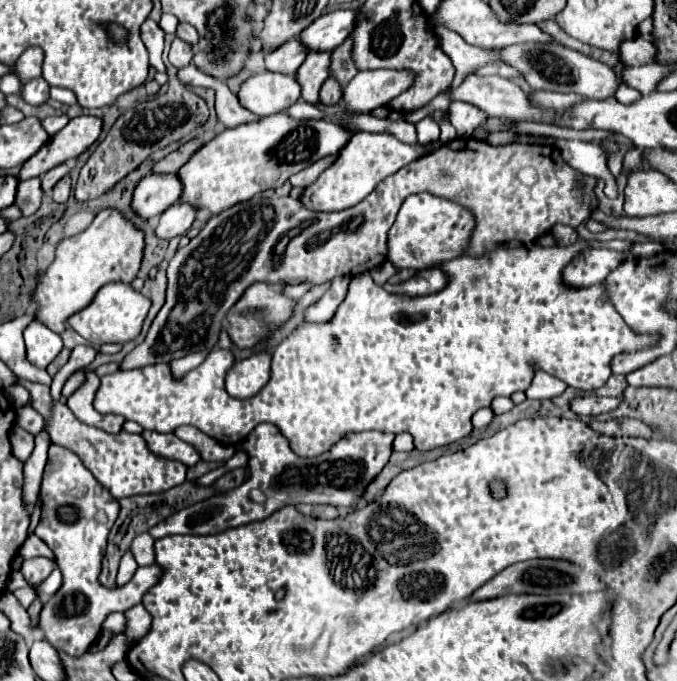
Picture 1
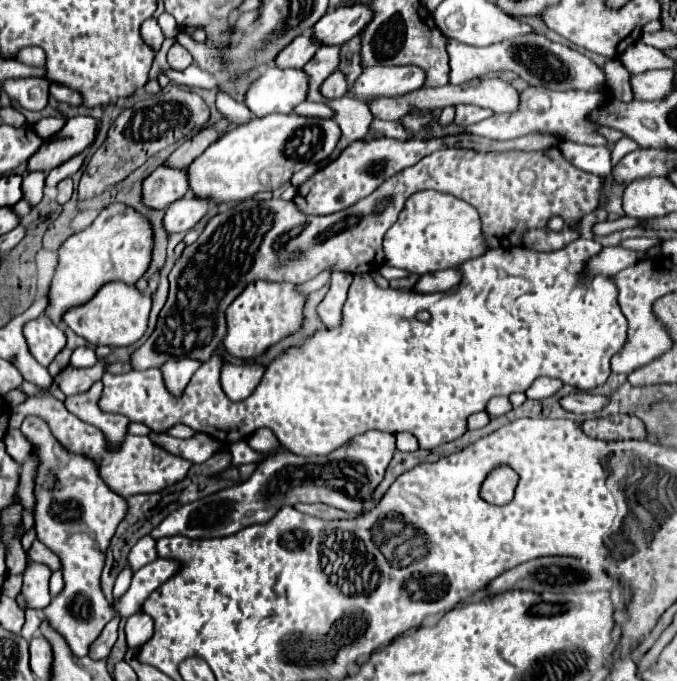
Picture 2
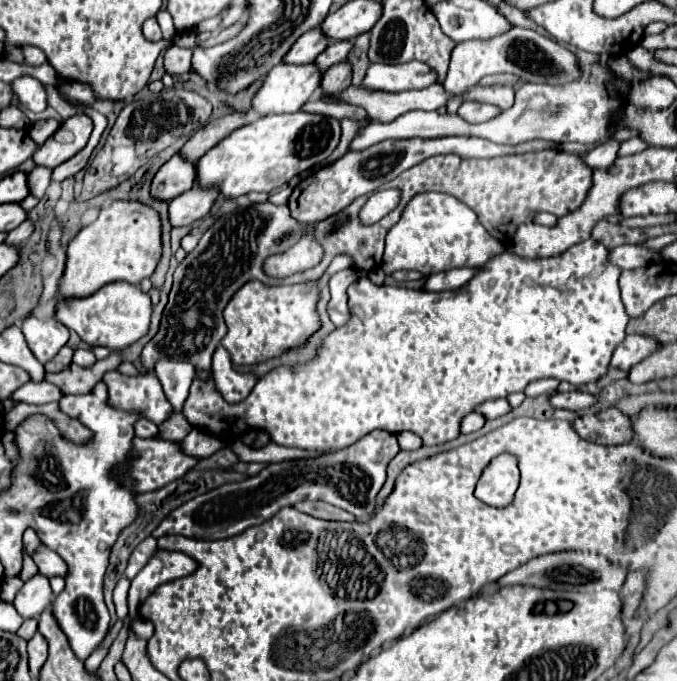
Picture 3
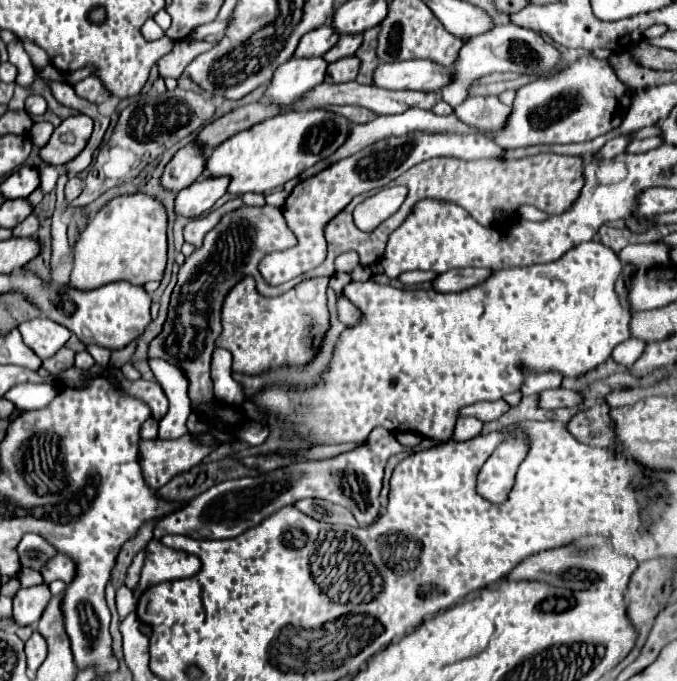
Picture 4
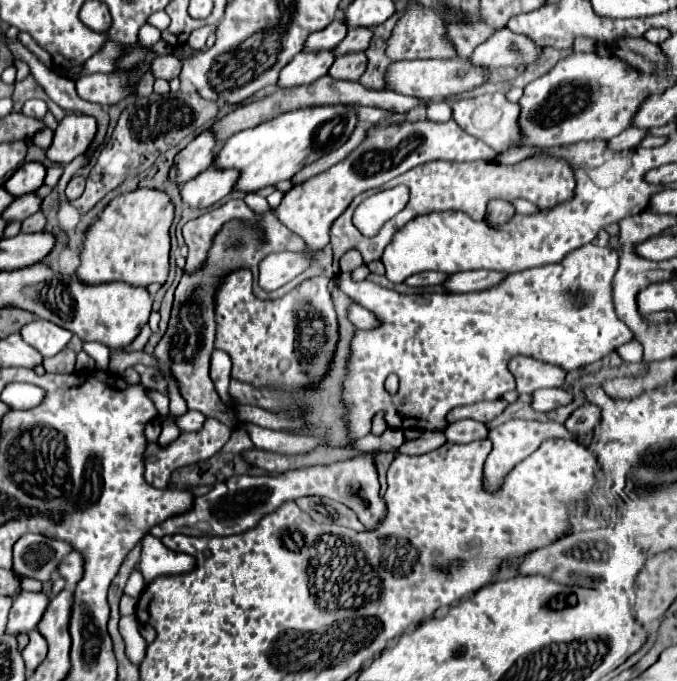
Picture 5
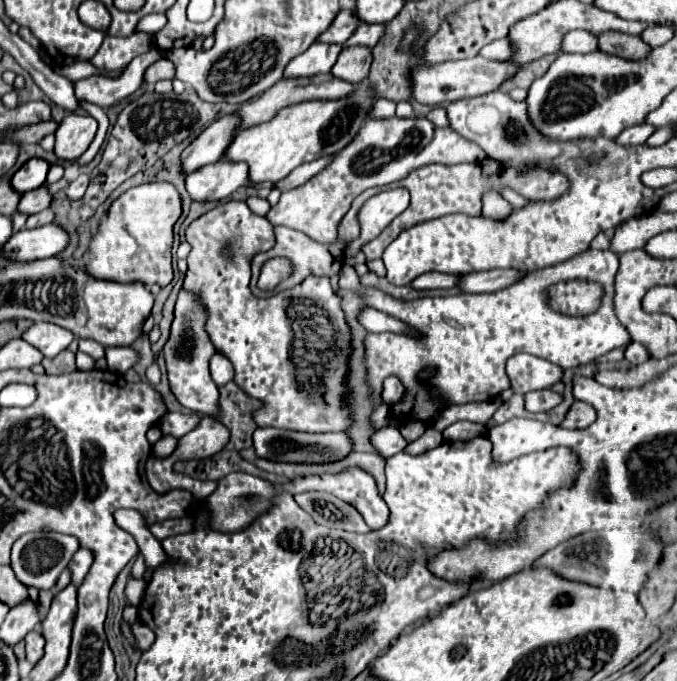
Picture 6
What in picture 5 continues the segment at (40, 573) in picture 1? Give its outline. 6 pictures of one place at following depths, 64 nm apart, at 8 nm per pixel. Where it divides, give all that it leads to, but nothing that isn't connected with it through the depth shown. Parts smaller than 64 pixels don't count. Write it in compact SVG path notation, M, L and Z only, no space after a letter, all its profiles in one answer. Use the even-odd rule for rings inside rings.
M22 592L14 598L12 610L8 614L8 624L6 624L6 634L18 636L18 634L28 634L30 630L36 628L40 622L44 610L48 606L48 598L38 592Z

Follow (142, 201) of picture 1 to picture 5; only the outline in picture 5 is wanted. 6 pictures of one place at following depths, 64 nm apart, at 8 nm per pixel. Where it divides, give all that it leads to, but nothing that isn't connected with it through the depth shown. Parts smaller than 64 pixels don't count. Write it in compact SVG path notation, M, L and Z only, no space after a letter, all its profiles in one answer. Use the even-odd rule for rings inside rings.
M204 130L202 134L198 134L184 150L178 152L170 170L170 180L184 184L184 180L192 180L194 176L198 176L198 172L204 172L214 162L216 146L218 140L214 132Z

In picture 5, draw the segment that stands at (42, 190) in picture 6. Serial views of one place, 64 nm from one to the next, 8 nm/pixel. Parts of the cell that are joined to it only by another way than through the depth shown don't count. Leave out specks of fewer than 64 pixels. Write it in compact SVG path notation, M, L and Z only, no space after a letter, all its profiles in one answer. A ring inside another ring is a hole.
M32 192L32 194L24 194L24 196L16 198L16 202L10 204L10 206L12 206L12 208L2 214L4 220L8 220L8 222L10 222L10 220L26 220L28 216L32 216L32 214L36 214L36 212L40 210L42 198L38 198L38 196Z

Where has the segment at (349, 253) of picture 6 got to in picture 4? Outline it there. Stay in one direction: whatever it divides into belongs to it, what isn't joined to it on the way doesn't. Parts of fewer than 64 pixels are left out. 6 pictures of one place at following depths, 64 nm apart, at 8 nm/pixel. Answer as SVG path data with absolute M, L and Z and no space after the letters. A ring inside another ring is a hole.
M414 130L404 136L390 136L384 140L374 142L372 146L364 148L362 152L352 154L350 158L340 160L338 164L332 164L330 168L322 170L320 174L306 178L298 182L292 190L292 194L286 198L286 204L282 206L282 214L286 218L288 228L296 234L298 246L284 250L284 252L274 252L265 256L258 265L262 278L270 286L284 284L324 260L324 226L338 214L342 212L350 200L362 192L376 190L386 186L388 182L396 180L400 174L410 170L412 166L438 158L438 156L450 156L450 158L460 158L460 160L478 160L478 158L498 158L504 154L504 150L494 144L492 140L478 136L478 134L458 134L458 132L422 132ZM402 186L382 188L378 194L366 198L362 204L356 206L353 218L356 226L362 232L372 232L380 226L386 218L390 218L406 200L406 190ZM322 198L328 198L326 202L318 202Z

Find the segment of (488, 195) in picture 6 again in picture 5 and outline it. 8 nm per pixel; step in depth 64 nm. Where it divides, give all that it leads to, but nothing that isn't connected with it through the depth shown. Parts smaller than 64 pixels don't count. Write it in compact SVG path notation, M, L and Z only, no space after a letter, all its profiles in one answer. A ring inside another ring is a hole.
M490 200L486 206L486 220L492 224L506 224L514 216L514 206L506 200Z

